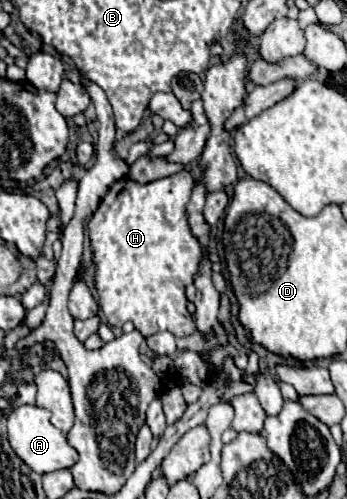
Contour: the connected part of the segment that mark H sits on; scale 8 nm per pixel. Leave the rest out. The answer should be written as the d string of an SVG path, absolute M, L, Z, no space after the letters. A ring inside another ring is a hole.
M181 170L173 176L149 182L145 186L123 178L111 186L97 212L89 220L89 240L95 264L95 290L99 296L99 306L107 318L109 326L121 328L127 320L145 336L157 332L171 332L173 336L189 336L195 332L193 316L187 310L185 286L195 280L201 266L201 244L191 234L187 220L187 202L193 190L193 178L187 170Z

